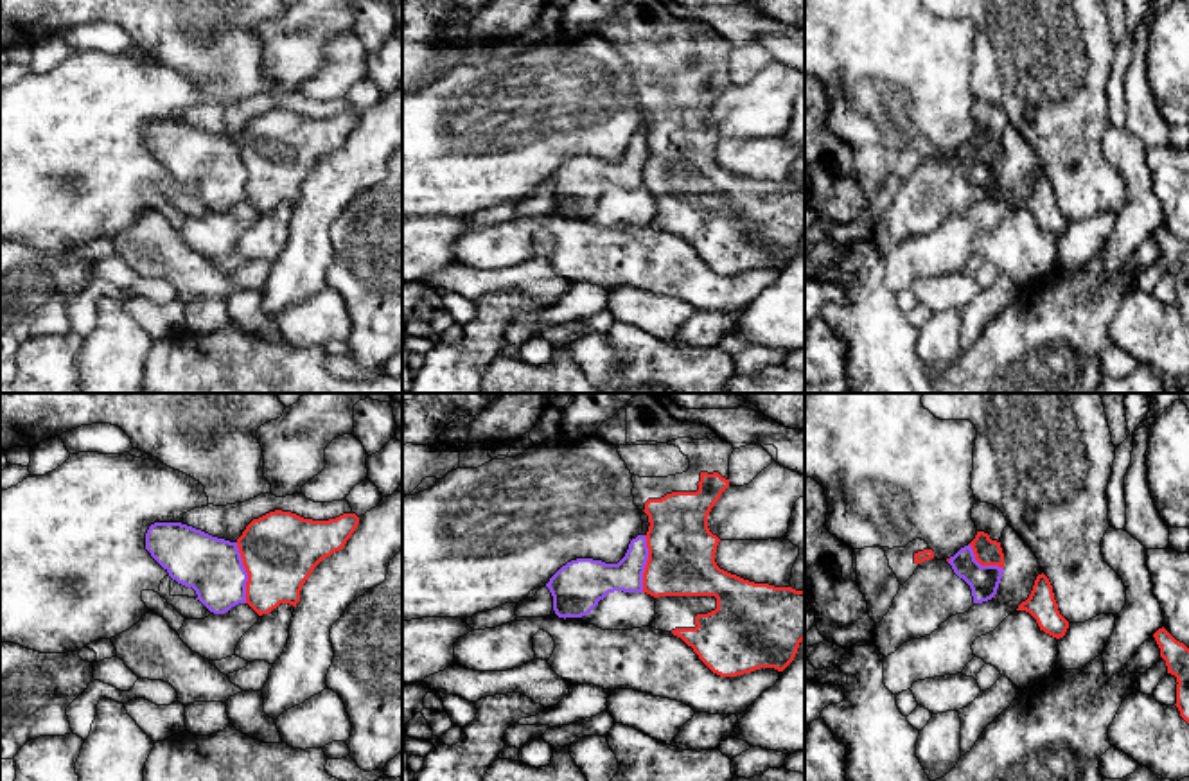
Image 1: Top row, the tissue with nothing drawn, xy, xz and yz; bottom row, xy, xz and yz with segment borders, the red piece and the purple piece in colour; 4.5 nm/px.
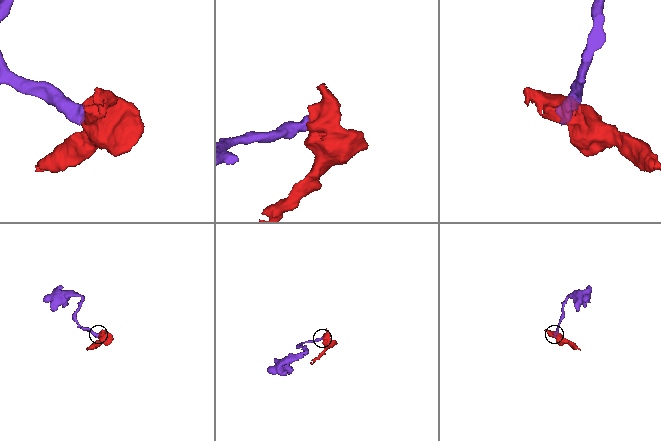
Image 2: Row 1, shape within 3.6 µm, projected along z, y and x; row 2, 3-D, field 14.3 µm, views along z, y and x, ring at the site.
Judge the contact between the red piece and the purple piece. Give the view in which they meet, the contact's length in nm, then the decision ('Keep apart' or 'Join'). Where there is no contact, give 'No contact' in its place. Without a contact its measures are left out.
Touches red in xy. Shared border 280 nm. Keep apart

